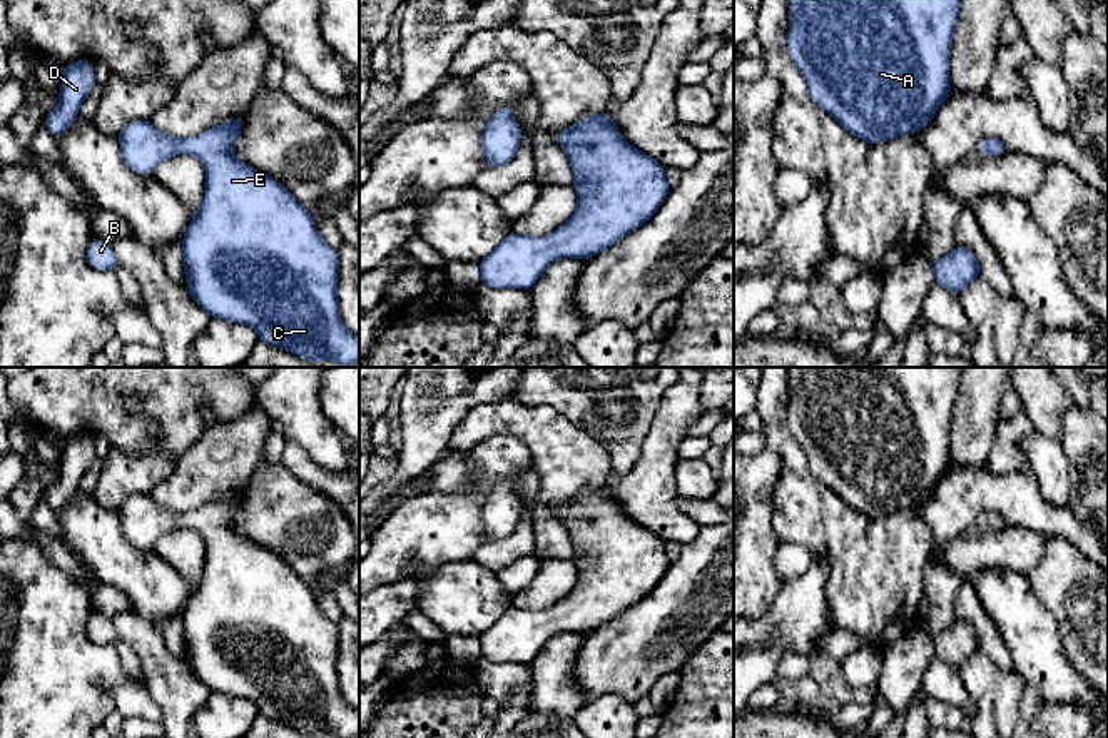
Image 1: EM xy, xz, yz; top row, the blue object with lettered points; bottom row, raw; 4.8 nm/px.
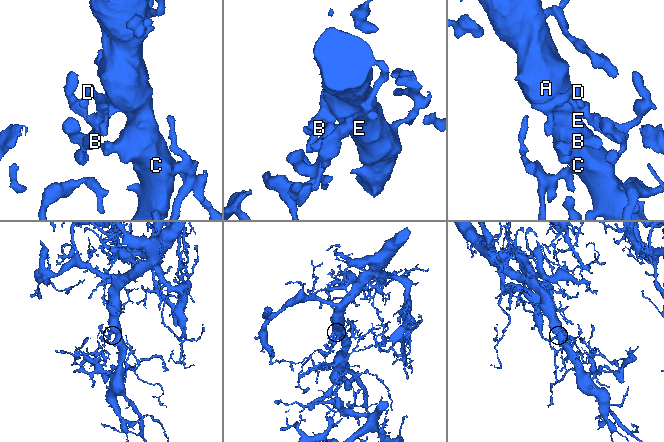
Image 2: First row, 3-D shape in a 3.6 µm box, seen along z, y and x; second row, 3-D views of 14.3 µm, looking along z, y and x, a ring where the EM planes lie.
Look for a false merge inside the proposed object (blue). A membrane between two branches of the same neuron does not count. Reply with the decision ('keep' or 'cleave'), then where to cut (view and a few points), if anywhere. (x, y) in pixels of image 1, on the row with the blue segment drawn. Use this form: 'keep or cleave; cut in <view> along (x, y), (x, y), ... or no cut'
keep; no cut

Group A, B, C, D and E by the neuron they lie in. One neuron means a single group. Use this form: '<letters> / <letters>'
A B C D E

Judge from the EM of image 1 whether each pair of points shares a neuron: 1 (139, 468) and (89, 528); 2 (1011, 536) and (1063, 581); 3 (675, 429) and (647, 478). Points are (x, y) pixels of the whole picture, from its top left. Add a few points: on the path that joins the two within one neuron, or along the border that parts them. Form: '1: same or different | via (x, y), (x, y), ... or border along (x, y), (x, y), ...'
1: different | border along (92, 493), (102, 506), (116, 510)
2: different | border along (1048, 536), (1040, 560), (1026, 575)
3: same | via (664, 441), (655, 466)

